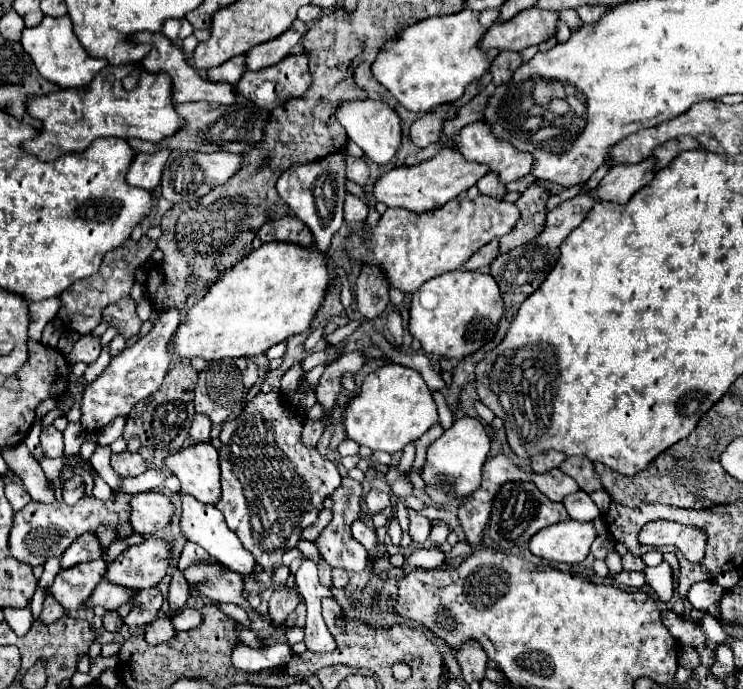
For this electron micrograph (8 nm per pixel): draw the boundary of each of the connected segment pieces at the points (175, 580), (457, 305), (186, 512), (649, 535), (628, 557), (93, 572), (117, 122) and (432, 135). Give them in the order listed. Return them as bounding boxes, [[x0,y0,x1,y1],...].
[[168,569,188,613],[408,269,502,359],[180,493,256,577],[640,521,704,563],[622,553,646,571],[50,559,106,611],[22,65,184,161],[410,105,446,149]]

